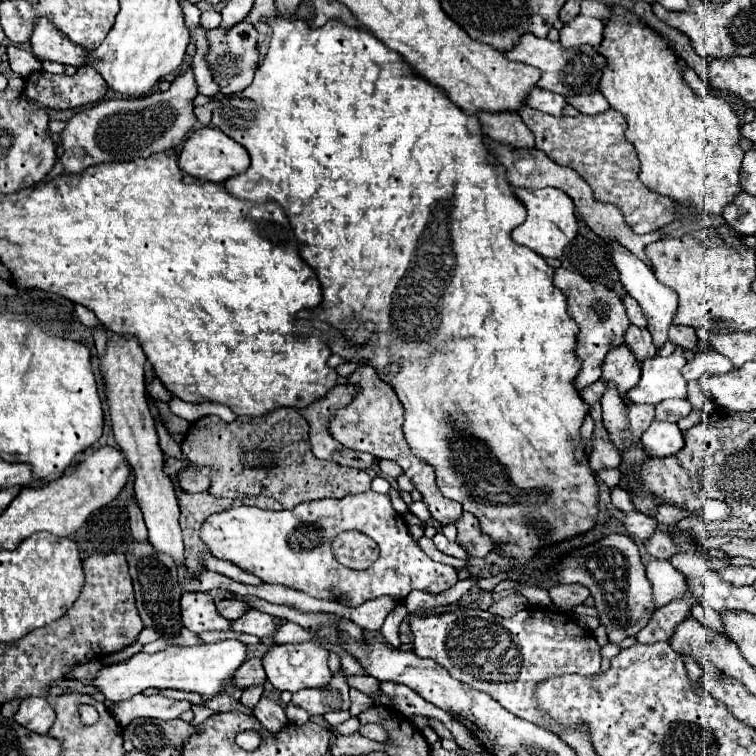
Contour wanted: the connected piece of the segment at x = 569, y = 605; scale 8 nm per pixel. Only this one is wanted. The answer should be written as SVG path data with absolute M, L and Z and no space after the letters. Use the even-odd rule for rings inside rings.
M558 584L550 588L550 598L558 610L572 612L576 606L580 606L590 596L588 588L580 584Z

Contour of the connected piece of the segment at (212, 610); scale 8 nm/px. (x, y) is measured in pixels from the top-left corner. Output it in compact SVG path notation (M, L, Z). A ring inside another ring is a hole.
M190 592L184 594L180 600L182 606L182 624L196 632L220 632L220 630L230 630L230 620L222 618L222 614L216 610L216 604L212 598L204 592Z

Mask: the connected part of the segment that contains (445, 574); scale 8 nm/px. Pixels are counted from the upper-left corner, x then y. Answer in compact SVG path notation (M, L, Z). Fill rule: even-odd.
M374 490L344 498L302 502L292 510L280 512L260 510L256 506L230 508L210 516L202 524L202 540L206 540L216 558L236 564L266 584L282 584L324 600L346 598L350 606L360 606L380 596L402 602L412 590L440 594L458 582L458 572L452 566L434 562L420 550L406 528L404 516L392 508L390 496ZM348 530L358 530L378 544L380 556L374 566L352 570L338 564L332 554L332 540Z

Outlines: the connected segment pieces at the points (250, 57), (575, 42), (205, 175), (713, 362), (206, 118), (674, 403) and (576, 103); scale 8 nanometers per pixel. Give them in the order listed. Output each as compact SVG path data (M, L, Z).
M240 22L230 32L220 36L218 50L216 50L216 30L210 36L210 50L214 52L214 64L210 66L214 80L220 86L222 94L236 94L242 92L254 80L256 64L258 64L258 50L256 38L258 32L252 24Z
M576 16L572 22L564 24L560 30L560 42L566 48L578 48L582 44L598 46L604 38L604 22L598 18L588 16Z
M204 126L204 128L198 128L196 132L192 132L192 136L186 140L186 144L180 152L178 164L186 174L190 174L194 178L214 182L214 184L224 184L228 178L242 174L250 166L250 156L244 146L234 142L222 130Z
M702 350L696 354L696 358L692 362L688 362L682 368L682 374L686 380L698 380L702 376L716 376L716 374L726 374L730 372L734 366L730 364L730 360L726 360L726 356L714 352L714 350Z
M204 104L204 106L196 106L194 108L194 114L198 118L200 124L210 124L210 116L212 116L212 110L214 110L214 104Z
M664 400L656 406L656 420L678 422L690 412L692 412L692 404L688 400Z
M592 92L592 94L580 94L580 96L568 96L566 98L568 104L572 104L576 110L580 110L582 114L588 116L596 116L600 112L606 112L610 108L610 104L606 102L606 98L600 92Z

